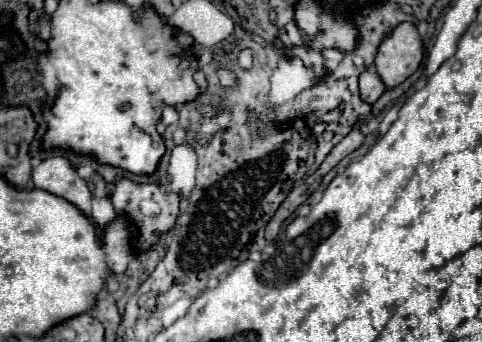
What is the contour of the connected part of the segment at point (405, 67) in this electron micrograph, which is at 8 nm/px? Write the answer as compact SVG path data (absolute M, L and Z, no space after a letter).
M400 22L378 46L376 72L388 88L398 86L416 72L422 62L422 38L412 22Z

